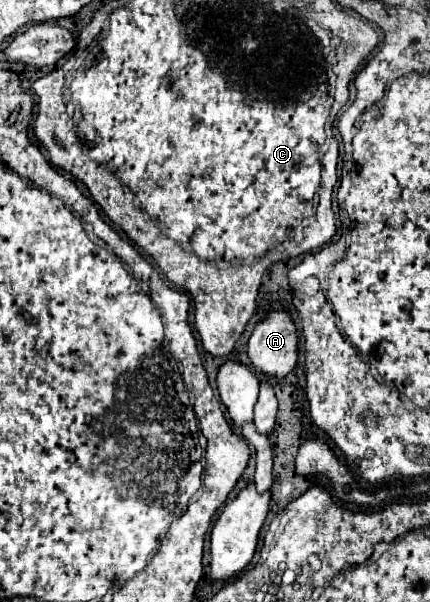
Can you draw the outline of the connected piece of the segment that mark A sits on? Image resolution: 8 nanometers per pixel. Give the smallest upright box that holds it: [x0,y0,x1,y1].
[249,311,297,377]

